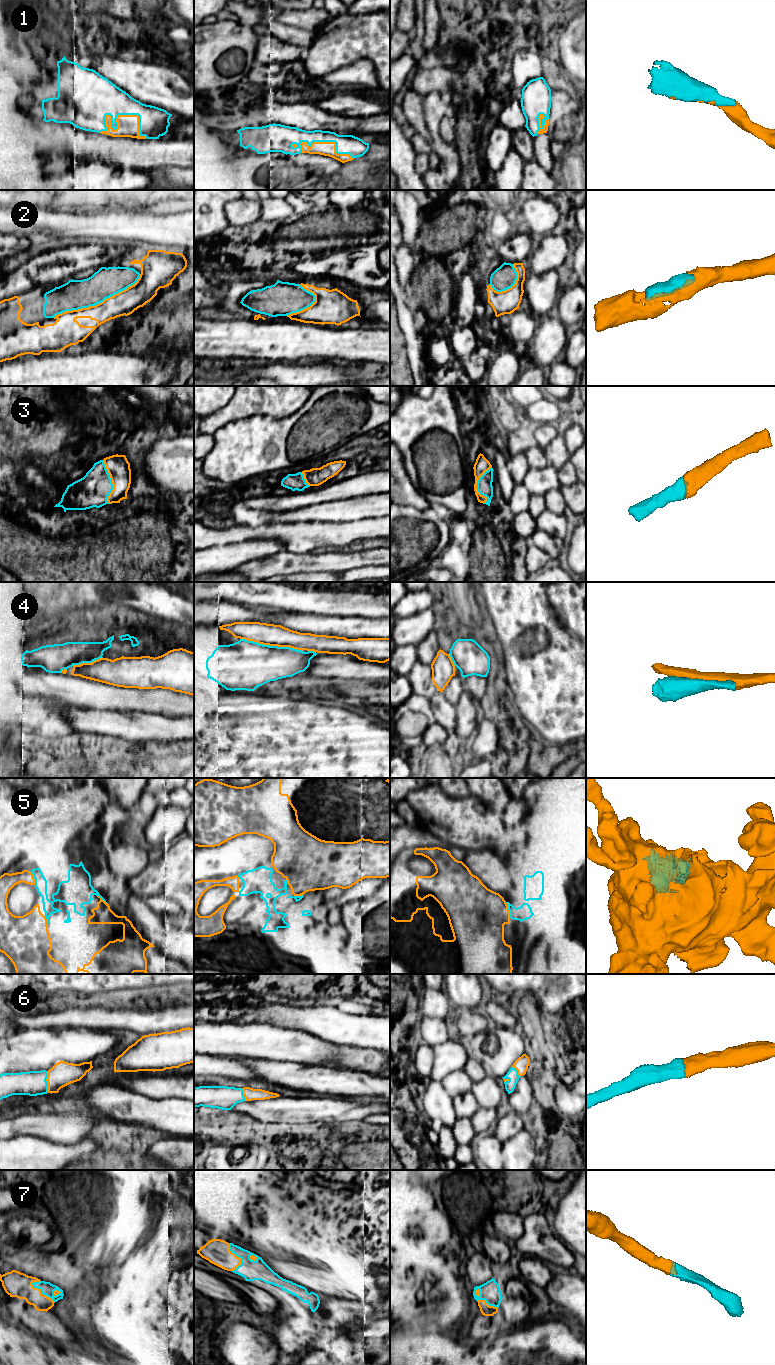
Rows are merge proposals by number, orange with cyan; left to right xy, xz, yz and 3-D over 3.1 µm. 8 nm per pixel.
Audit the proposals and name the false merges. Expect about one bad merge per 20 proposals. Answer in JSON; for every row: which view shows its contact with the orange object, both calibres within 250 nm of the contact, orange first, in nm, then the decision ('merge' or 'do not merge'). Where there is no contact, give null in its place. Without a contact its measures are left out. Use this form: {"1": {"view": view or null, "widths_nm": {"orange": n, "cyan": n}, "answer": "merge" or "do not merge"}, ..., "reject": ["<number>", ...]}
{"1": {"view": "xy", "widths_nm": {"orange": 180, "cyan": 340}, "answer": "merge"}, "2": {"view": "xy", "widths_nm": {"orange": 190, "cyan": 240}, "answer": "merge"}, "3": {"view": "xy", "widths_nm": {"orange": 190, "cyan": 260}, "answer": "merge"}, "4": {"view": "xz", "widths_nm": {"orange": 180, "cyan": 400}, "answer": "do not merge"}, "5": {"view": "yz", "widths_nm": {"orange": 440, "cyan": 120}, "answer": "merge"}, "6": {"view": "xy", "widths_nm": {"orange": 190, "cyan": 200}, "answer": "merge"}, "7": {"view": "xy", "widths_nm": {"orange": 200, "cyan": 100}, "answer": "merge"}, "reject": ["4"]}

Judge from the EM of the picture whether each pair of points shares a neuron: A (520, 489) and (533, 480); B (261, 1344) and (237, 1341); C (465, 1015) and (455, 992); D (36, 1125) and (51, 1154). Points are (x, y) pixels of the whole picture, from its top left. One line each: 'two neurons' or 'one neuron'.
A: two neurons
B: one neuron
C: two neurons
D: two neurons

